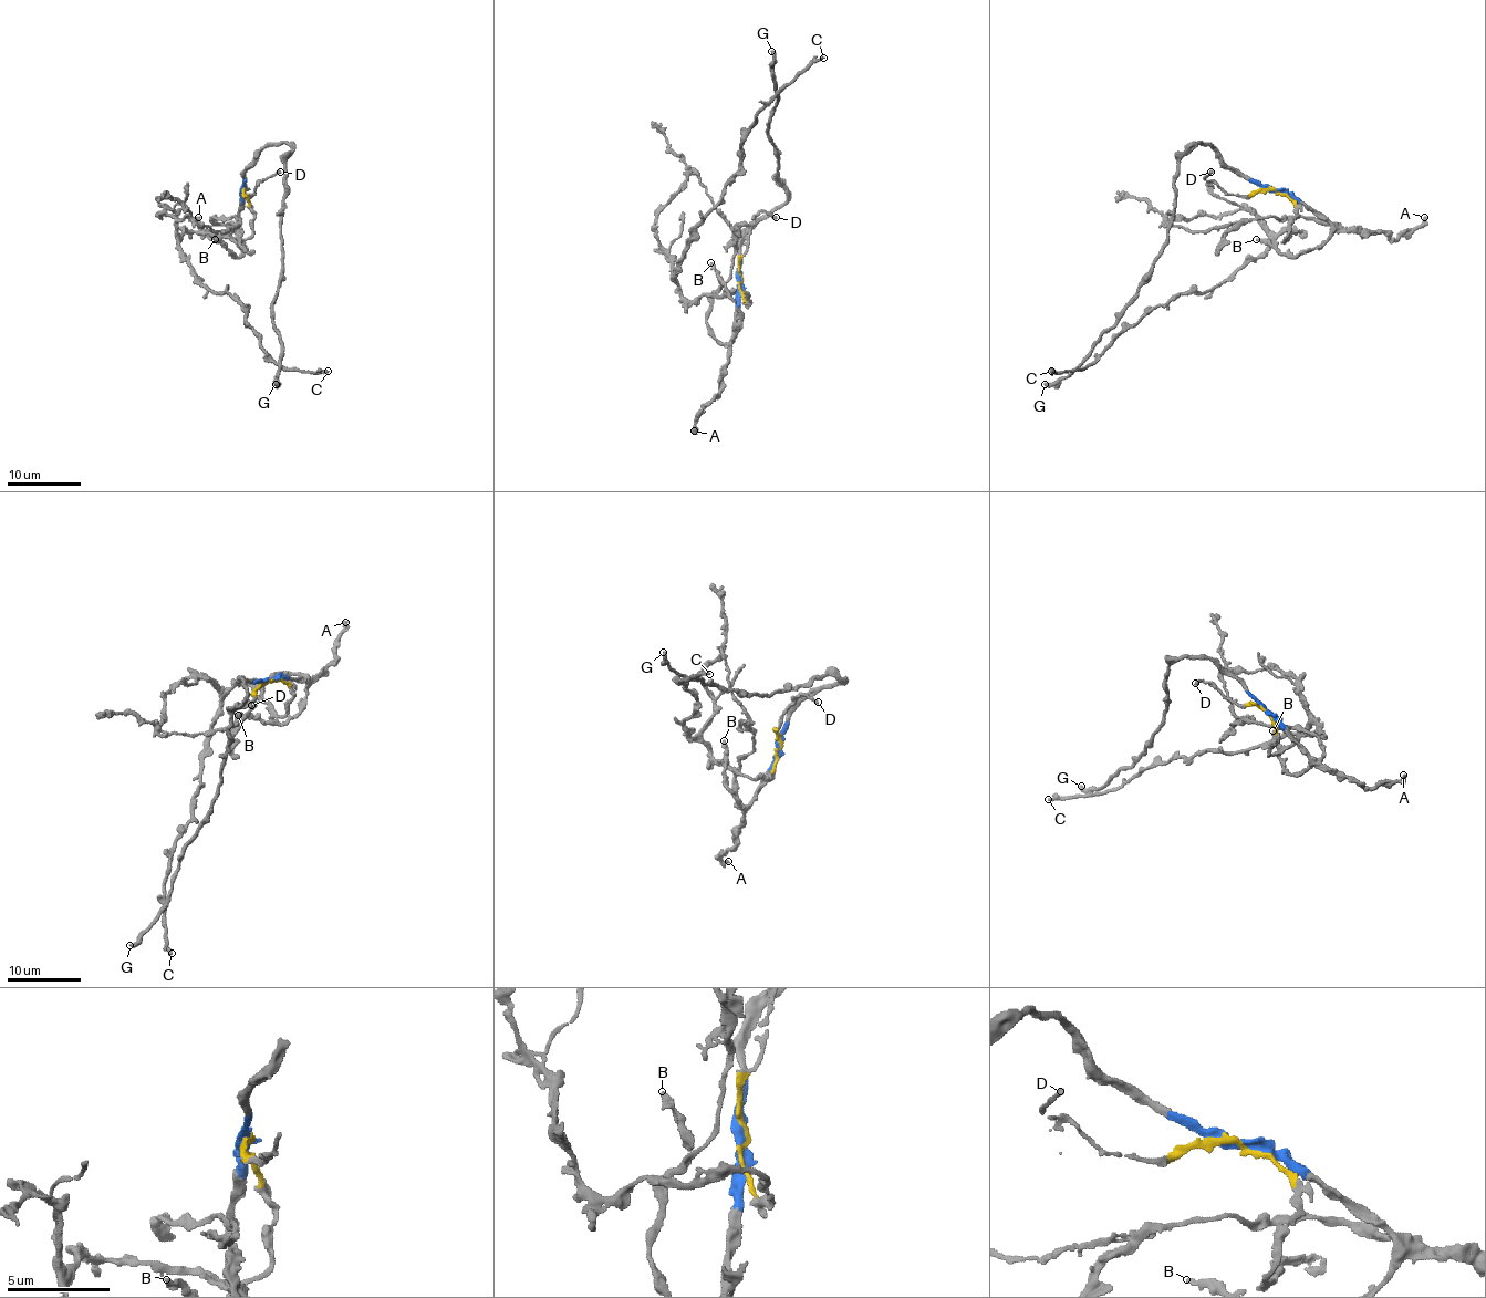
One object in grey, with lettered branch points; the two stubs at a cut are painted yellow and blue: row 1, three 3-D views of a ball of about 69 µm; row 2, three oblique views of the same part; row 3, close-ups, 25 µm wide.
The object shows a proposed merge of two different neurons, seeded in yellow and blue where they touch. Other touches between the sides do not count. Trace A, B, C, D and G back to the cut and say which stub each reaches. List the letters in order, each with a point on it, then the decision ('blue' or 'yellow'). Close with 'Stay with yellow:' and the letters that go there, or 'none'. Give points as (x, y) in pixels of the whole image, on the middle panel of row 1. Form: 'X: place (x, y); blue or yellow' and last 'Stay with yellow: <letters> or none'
A: place (694, 431); blue
B: place (710, 262); blue
C: place (823, 58); yellow
D: place (776, 217); yellow
G: place (771, 51); blue
Stay with yellow: C, D

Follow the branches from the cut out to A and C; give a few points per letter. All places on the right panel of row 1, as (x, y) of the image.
A: (1275, 190), (1292, 194), (1322, 218), (1342, 227), (1383, 231), (1392, 238), (1400, 238), (1415, 229), (1424, 216)
C: (1275, 190), (1295, 205), (1286, 240), (1295, 232), (1281, 232), (1207, 290), (1156, 304), (1083, 367), (1050, 372)

